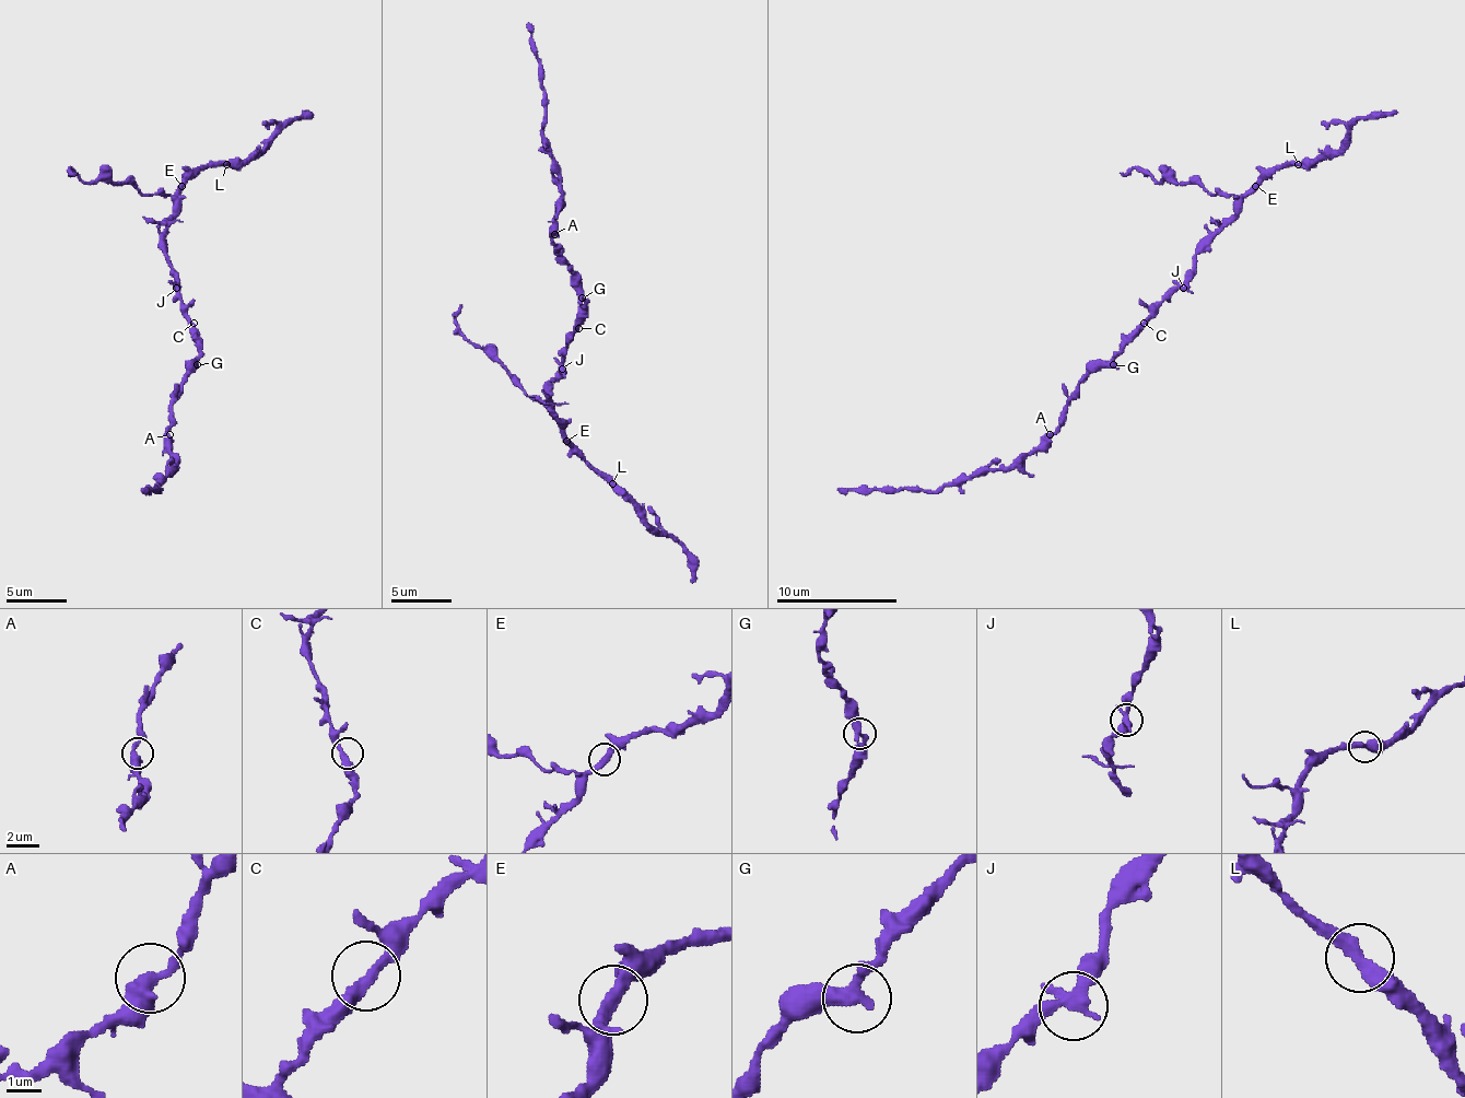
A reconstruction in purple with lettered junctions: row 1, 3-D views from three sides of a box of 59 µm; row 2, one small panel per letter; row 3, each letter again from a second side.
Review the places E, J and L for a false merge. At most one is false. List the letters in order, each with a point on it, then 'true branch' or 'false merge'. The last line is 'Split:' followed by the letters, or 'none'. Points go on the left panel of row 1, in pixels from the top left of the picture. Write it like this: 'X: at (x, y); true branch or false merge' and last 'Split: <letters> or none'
E: at (182, 186); true branch
J: at (176, 288); true branch
L: at (226, 164); true branch
Split: none

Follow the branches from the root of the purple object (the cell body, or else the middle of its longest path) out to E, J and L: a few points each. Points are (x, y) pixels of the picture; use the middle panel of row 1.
E: (573, 328), (564, 368), (551, 383), (551, 413), (566, 441)
J: (573, 328), (573, 340), (566, 347), (561, 368)
L: (573, 328), (564, 368), (551, 383), (551, 413), (564, 437), (612, 483)

